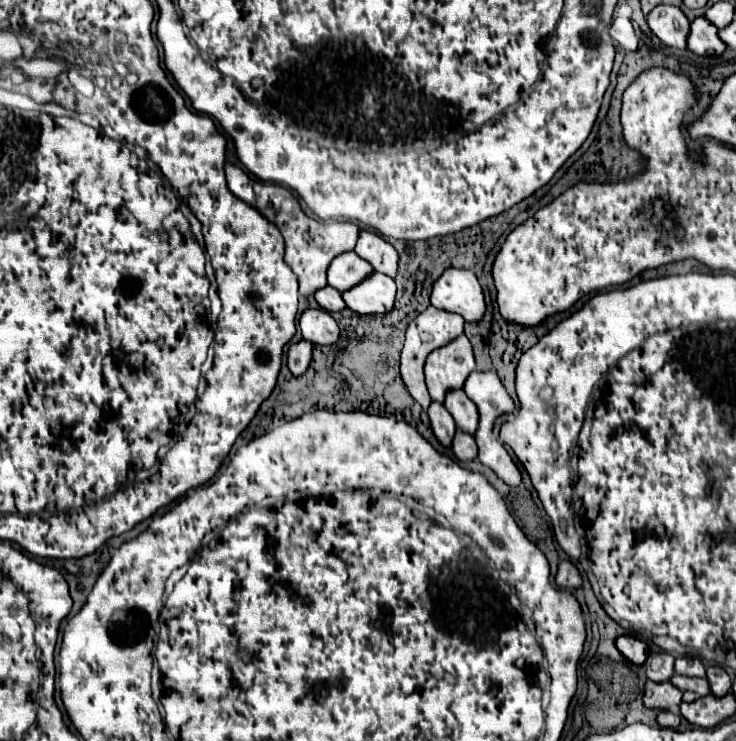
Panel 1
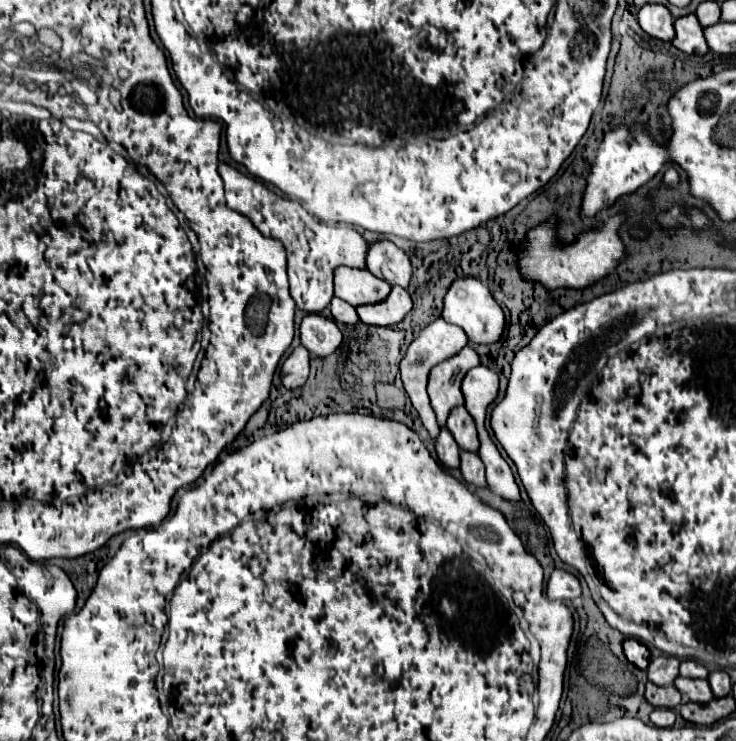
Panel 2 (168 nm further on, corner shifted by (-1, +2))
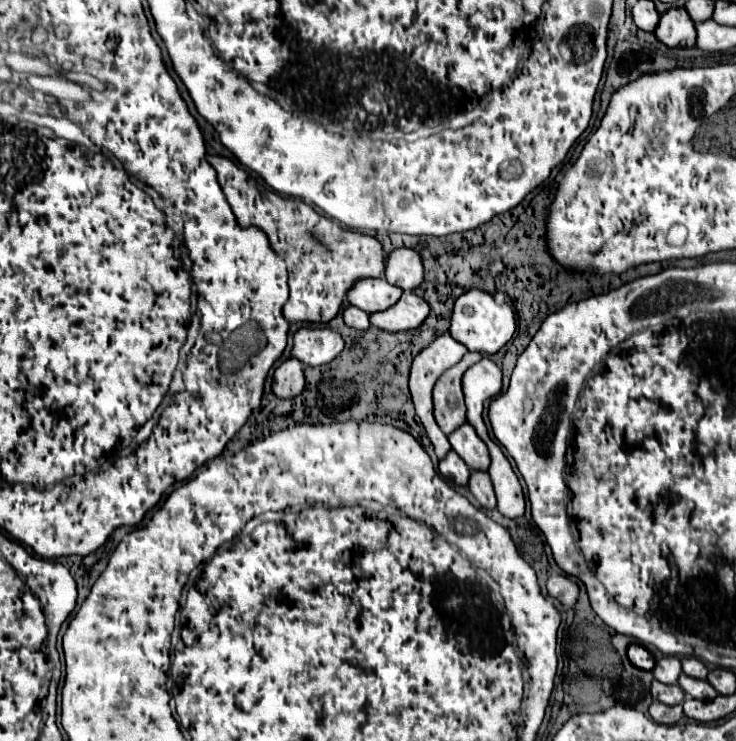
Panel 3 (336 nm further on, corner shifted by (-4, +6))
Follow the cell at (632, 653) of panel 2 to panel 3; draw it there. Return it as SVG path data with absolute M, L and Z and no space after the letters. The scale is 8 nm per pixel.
M631 644L627 652L629 652L629 660L631 660L637 668L641 668L641 670L653 670L655 658L653 658L653 654L651 654L647 648L643 648L641 644Z

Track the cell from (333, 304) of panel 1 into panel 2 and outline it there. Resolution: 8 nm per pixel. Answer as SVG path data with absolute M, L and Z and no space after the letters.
M332 298L332 304L330 304L330 310L332 310L332 316L336 322L344 322L344 324L356 324L360 318L356 314L356 308L352 308L348 302L340 300L340 298Z

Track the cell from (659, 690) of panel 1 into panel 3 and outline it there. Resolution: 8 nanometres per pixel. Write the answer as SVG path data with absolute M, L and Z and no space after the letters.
M657 680L651 686L651 696L667 706L675 706L681 704L685 698L685 692L677 686L677 684L659 684Z

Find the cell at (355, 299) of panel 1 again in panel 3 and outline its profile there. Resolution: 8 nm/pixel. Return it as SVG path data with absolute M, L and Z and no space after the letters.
M403 292L403 296L387 310L369 314L369 320L373 326L387 330L387 332L401 332L401 330L413 330L421 326L421 322L429 314L429 304L413 294L413 292Z

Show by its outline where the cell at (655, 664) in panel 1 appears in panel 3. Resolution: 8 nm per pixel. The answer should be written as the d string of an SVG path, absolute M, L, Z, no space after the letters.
M663 656L653 668L655 680L663 684L677 684L679 674L681 674L681 660L677 656Z

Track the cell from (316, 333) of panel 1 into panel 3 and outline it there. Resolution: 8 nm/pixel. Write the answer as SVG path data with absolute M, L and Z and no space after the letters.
M303 326L293 336L293 356L305 366L331 362L343 350L343 338L327 326Z

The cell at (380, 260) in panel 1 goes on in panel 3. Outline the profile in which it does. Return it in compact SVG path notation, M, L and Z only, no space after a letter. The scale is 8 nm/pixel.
M397 248L389 252L385 262L385 278L403 290L417 288L423 280L421 256L411 248Z

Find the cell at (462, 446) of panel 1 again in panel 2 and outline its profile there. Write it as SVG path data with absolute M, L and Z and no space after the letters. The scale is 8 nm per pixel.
M462 452L460 460L462 460L460 472L462 472L464 480L468 484L472 484L474 488L484 488L486 486L486 478L484 478L484 464L482 464L480 456L472 454L472 452Z

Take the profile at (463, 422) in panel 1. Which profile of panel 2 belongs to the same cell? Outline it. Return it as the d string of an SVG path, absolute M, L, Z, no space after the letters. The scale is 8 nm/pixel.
M460 406L458 412L452 412L446 428L452 434L452 438L456 440L456 444L460 446L460 450L478 452L480 442L478 442L478 436L476 436L476 426L472 424L472 418L468 416L464 406Z

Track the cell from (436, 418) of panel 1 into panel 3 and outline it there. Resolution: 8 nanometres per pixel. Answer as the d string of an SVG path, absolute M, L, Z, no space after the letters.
M449 450L447 456L439 462L439 472L443 478L461 486L465 486L469 480L469 468L463 464L463 458L455 450Z

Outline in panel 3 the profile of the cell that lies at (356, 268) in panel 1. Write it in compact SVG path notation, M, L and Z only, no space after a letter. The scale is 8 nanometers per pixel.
M363 278L353 284L351 292L347 292L347 302L371 314L387 310L399 300L401 294L403 290L395 288L385 278Z

